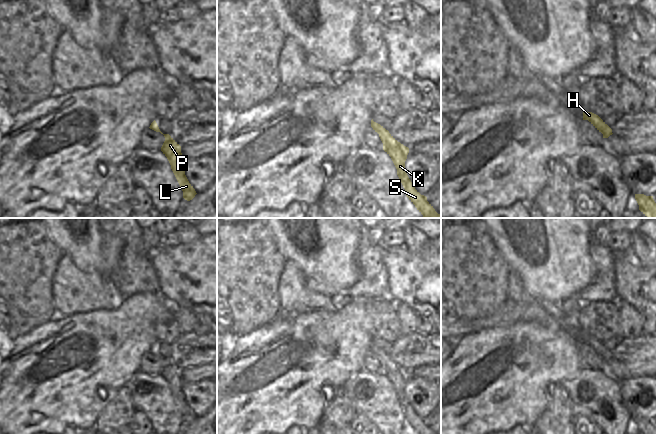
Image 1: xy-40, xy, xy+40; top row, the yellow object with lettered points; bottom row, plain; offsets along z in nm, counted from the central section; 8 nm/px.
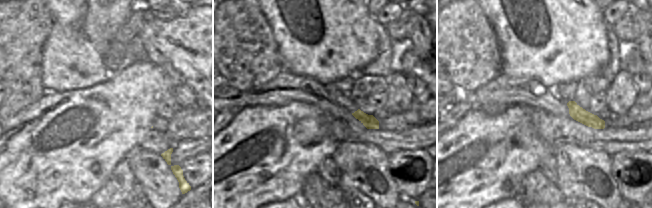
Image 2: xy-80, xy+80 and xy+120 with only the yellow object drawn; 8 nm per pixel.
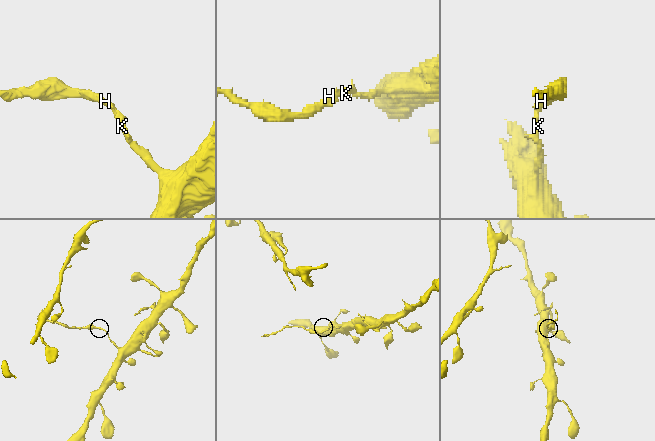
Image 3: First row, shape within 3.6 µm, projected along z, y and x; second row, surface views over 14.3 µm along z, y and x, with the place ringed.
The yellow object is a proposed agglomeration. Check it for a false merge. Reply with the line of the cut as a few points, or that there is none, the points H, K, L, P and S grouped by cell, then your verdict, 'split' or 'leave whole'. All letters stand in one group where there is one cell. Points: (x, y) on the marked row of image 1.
cut xy (387, 130), (379, 134); groups H / K L P S; split

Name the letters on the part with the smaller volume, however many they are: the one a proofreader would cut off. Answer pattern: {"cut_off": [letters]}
{"cut_off": ["H"]}

